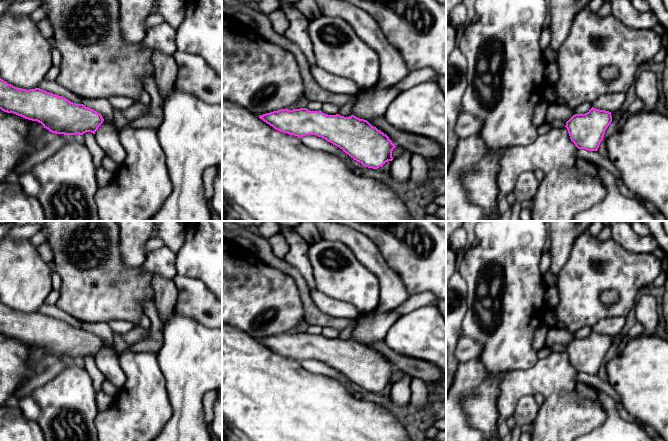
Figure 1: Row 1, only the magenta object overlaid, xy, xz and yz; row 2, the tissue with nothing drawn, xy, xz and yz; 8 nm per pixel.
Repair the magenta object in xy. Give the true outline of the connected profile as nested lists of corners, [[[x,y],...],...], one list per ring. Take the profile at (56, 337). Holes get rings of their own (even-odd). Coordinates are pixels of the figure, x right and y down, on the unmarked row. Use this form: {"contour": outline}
{"contour": [[[0,302],[0,333],[37,345],[52,357],[95,358],[104,343],[97,335],[40,312],[17,312]]]}

